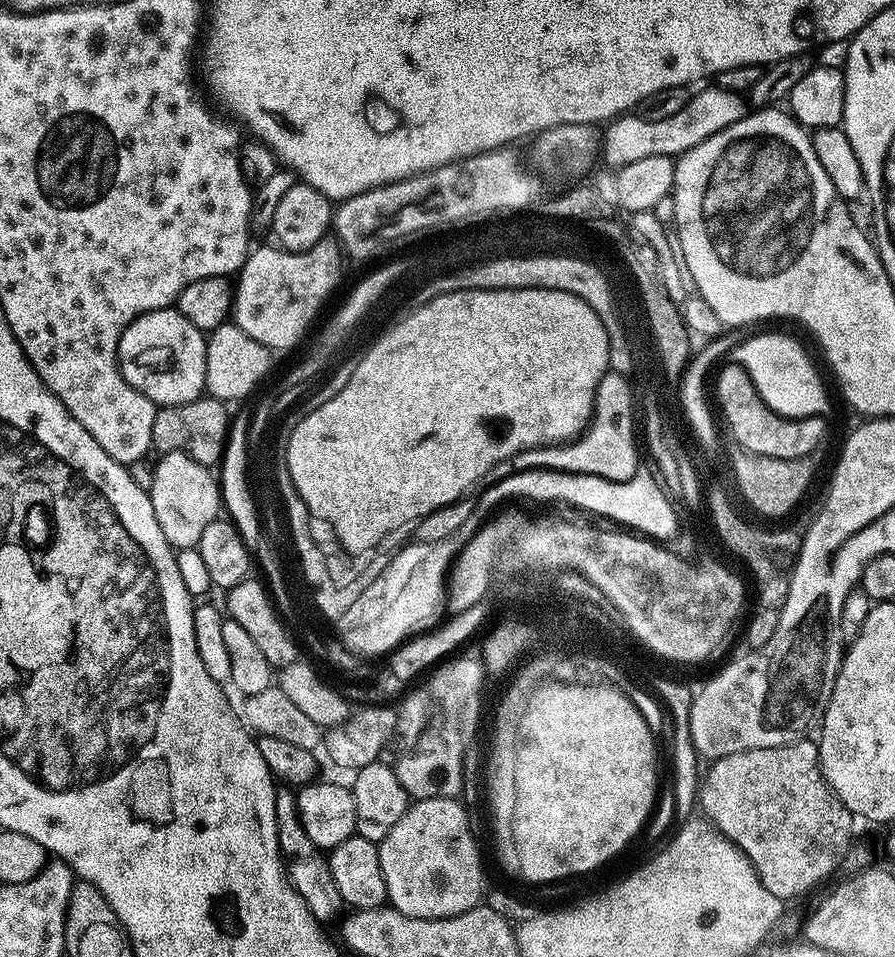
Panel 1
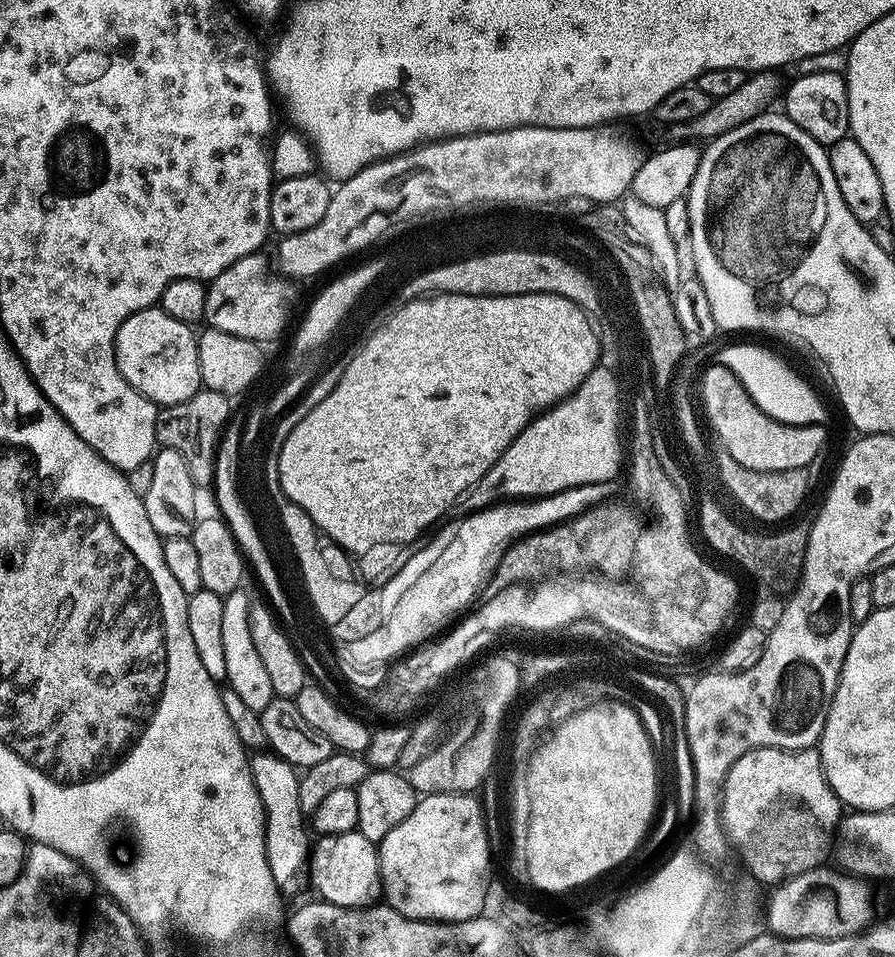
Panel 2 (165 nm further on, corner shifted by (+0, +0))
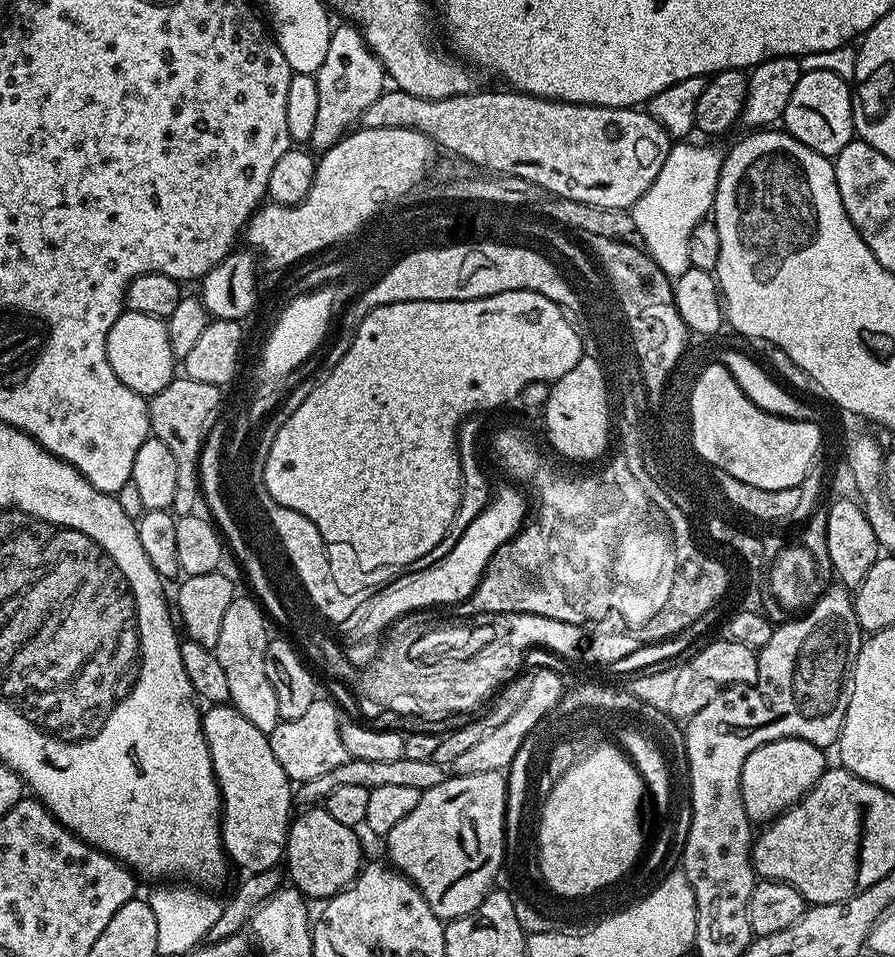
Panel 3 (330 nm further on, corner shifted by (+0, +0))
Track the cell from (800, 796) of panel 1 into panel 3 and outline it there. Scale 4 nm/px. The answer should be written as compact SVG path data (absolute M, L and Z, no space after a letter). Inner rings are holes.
M798 738L775 740L758 746L754 754L746 758L740 779L740 793L749 821L771 822L781 812L803 800L805 794L820 781L820 775L826 771L824 756L825 749Z

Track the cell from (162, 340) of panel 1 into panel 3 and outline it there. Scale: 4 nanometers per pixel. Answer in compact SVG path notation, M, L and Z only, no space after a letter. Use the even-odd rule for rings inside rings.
M127 310L121 312L114 326L110 326L106 354L114 374L118 374L121 382L145 398L157 396L173 380L175 372L172 371L178 368L178 358L170 350L167 323L161 317L150 314Z

